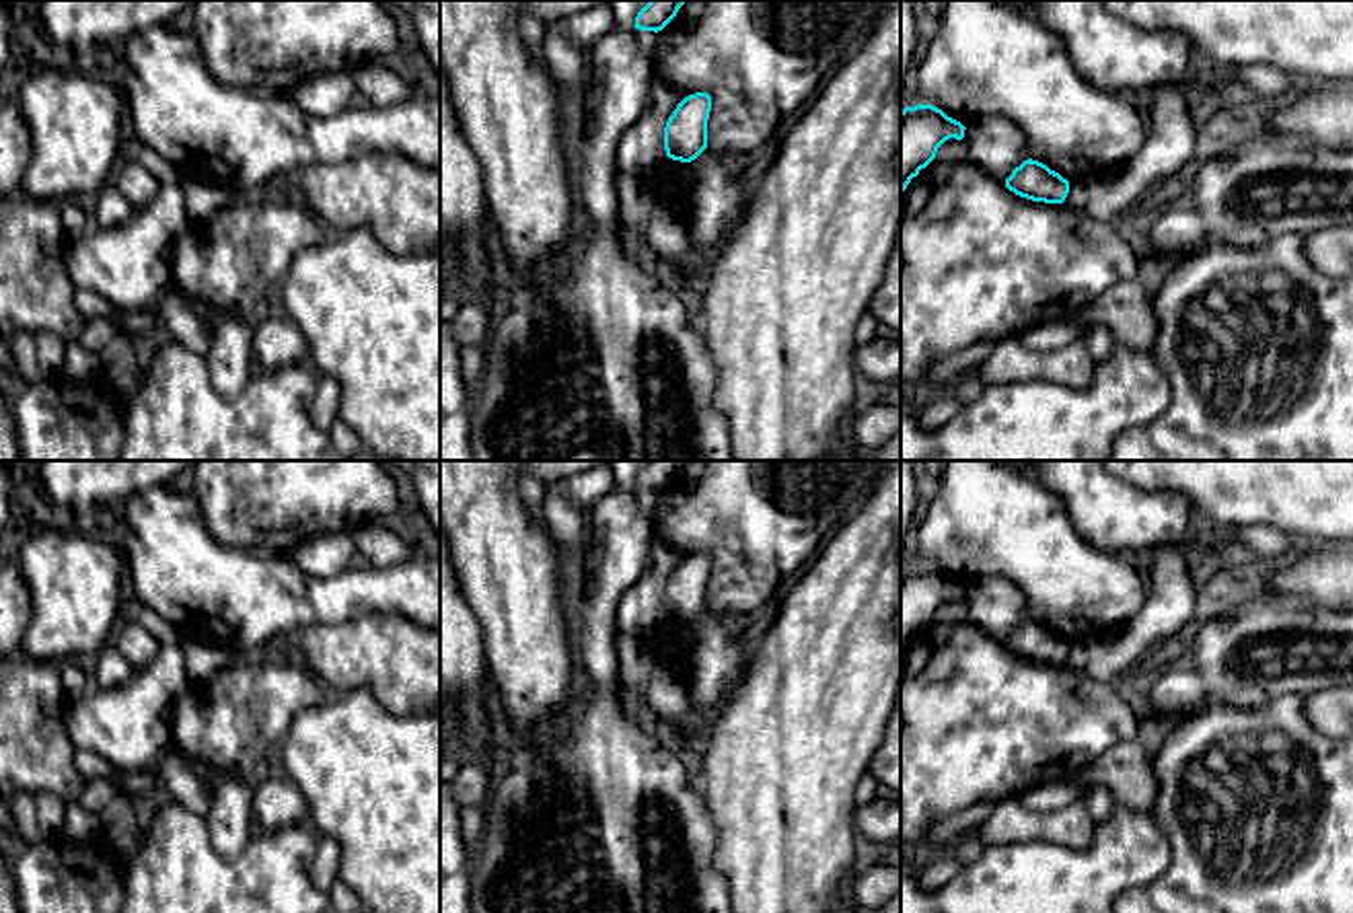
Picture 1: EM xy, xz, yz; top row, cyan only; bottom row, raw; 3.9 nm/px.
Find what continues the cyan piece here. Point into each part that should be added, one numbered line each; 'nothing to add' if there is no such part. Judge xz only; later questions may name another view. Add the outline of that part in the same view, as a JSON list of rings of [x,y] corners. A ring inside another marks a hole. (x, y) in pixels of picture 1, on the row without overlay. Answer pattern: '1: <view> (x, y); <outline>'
nothing to add

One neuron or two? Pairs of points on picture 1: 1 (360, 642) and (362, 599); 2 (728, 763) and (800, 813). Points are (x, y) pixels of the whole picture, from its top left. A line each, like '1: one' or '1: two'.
1: two
2: one

